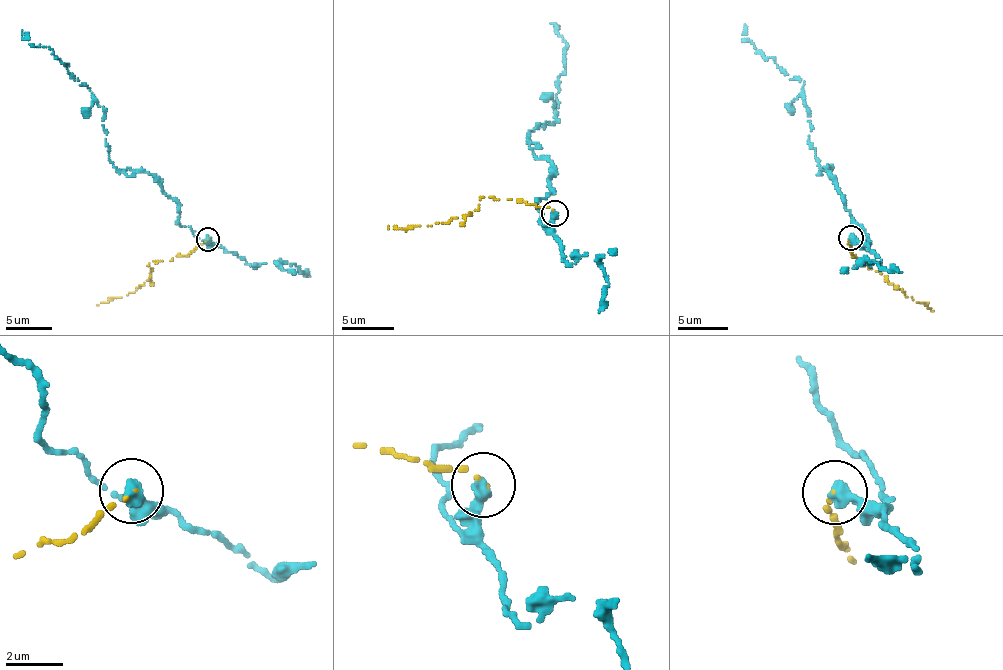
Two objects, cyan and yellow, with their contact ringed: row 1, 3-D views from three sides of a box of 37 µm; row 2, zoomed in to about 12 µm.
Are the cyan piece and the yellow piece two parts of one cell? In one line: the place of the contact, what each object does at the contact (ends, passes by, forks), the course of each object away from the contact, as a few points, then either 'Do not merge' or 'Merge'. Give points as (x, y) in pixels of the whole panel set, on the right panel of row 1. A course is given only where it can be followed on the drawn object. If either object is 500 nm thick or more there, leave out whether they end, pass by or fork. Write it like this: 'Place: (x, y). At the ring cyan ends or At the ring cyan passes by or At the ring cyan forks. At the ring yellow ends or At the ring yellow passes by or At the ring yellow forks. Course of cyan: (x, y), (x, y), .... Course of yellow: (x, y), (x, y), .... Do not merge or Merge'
Place: (851, 238). At the ring cyan ends. At the ring yellow ends. Course of cyan: (851, 239), (869, 241), (831, 167), (822, 170), (809, 141), (804, 81), (790, 79), (744, 41), (744, 24). Course of yellow: (849, 239), (852, 257), (906, 297), (933, 311). Do not merge

